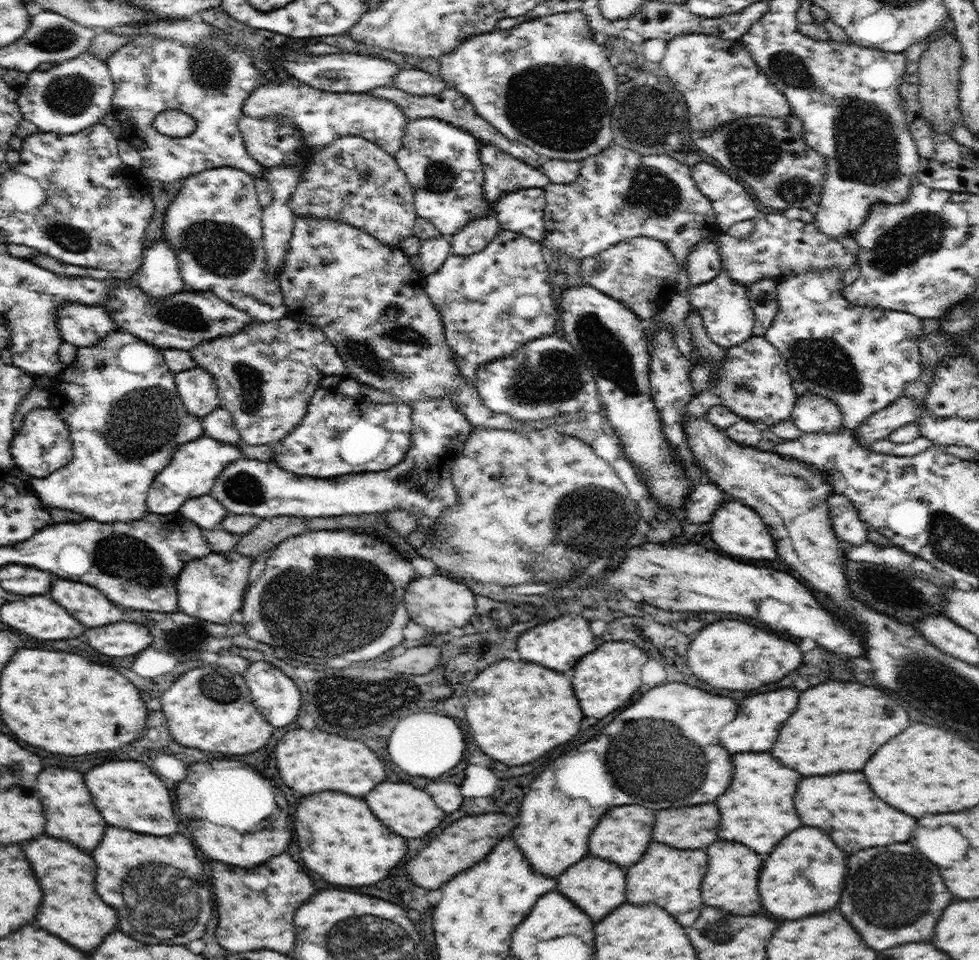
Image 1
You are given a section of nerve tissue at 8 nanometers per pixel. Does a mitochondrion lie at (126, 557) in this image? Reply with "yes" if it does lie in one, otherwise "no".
yes

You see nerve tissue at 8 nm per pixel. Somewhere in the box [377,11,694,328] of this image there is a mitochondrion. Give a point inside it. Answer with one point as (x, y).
(560, 106)

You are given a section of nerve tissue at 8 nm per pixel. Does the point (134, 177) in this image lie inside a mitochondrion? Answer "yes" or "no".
no

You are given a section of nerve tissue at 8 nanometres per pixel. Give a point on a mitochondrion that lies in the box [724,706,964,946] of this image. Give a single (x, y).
(901, 895)

